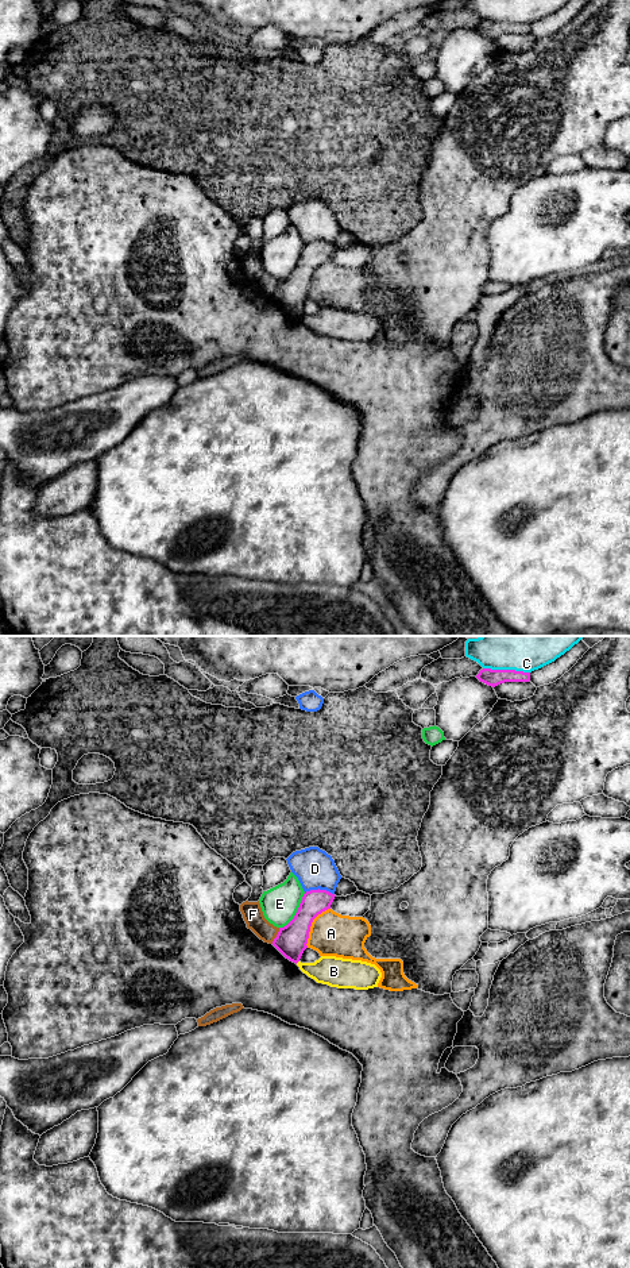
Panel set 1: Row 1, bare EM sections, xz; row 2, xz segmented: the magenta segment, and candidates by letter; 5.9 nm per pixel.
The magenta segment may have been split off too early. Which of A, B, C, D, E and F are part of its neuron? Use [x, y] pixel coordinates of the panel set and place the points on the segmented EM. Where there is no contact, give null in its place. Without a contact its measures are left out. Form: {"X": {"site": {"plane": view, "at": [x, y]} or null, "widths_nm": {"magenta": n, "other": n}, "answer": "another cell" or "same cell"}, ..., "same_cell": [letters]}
{"A": {"site": {"plane": "xz", "at": [310, 925]}, "widths_nm": {"magenta": 180, "other": 260}, "answer": "another cell"}, "B": {"site": {"plane": "xz", "at": [297, 962]}, "widths_nm": {"magenta": 180, "other": 180}, "answer": "another cell"}, "C": {"site": {"plane": "xz", "at": [506, 670]}, "widths_nm": {"magenta": 100, "other": 420}, "answer": "another cell"}, "D": {"site": {"plane": "xz", "at": [319, 889]}, "widths_nm": {"magenta": 150, "other": 240}, "answer": "another cell"}, "E": {"site": {"plane": "xz", "at": [297, 912]}, "widths_nm": {"magenta": 180, "other": 220}, "answer": "another cell"}, "F": {"site": {"plane": "xz", "at": [277, 936]}, "widths_nm": {"magenta": 180, "other": 120}, "answer": "another cell"}, "same_cell": []}

